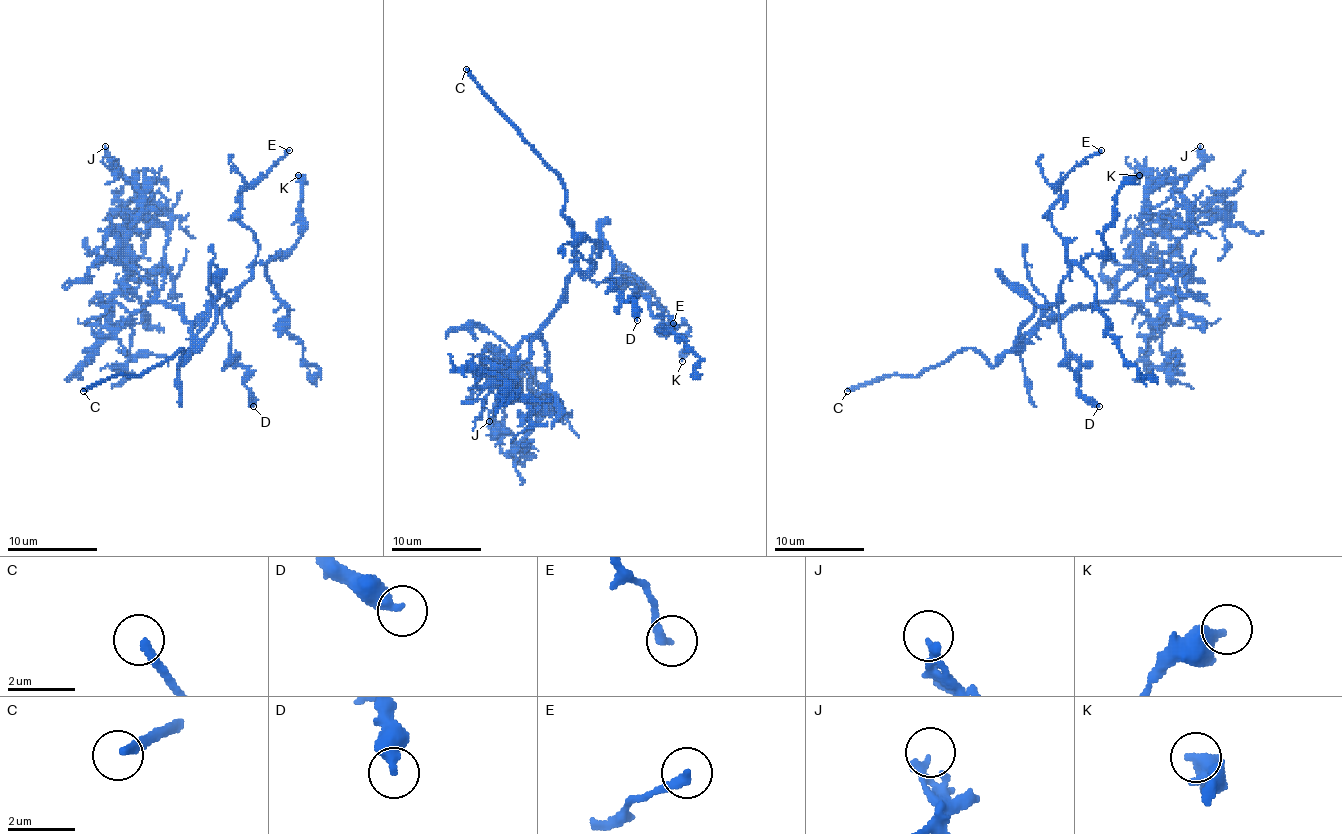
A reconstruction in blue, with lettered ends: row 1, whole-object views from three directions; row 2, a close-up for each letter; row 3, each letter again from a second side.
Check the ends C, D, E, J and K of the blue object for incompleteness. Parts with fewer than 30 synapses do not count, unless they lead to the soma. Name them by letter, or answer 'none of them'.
C

